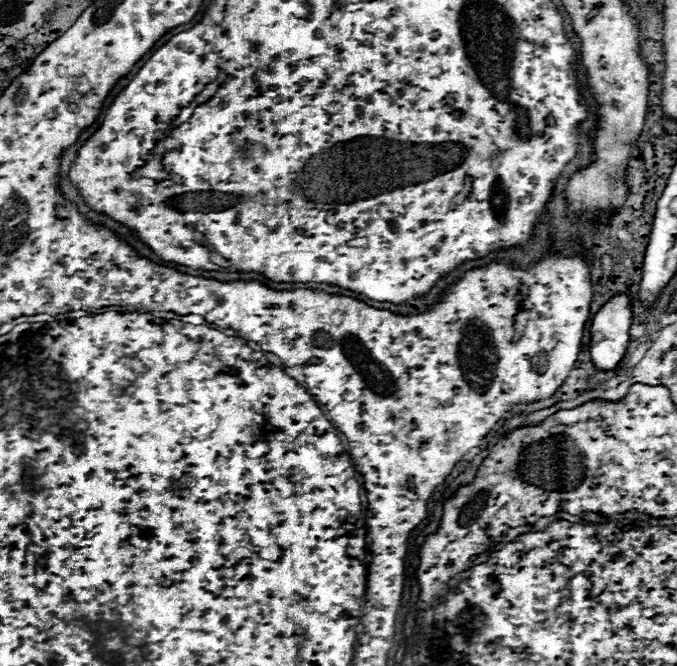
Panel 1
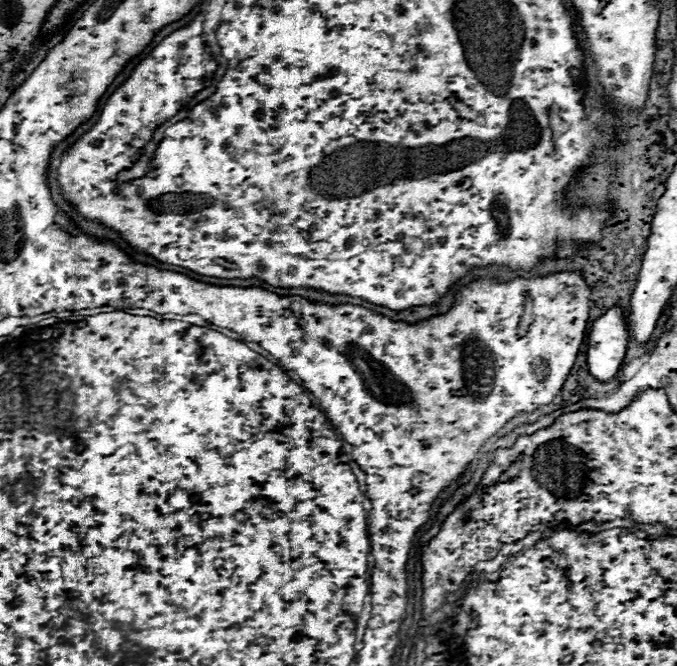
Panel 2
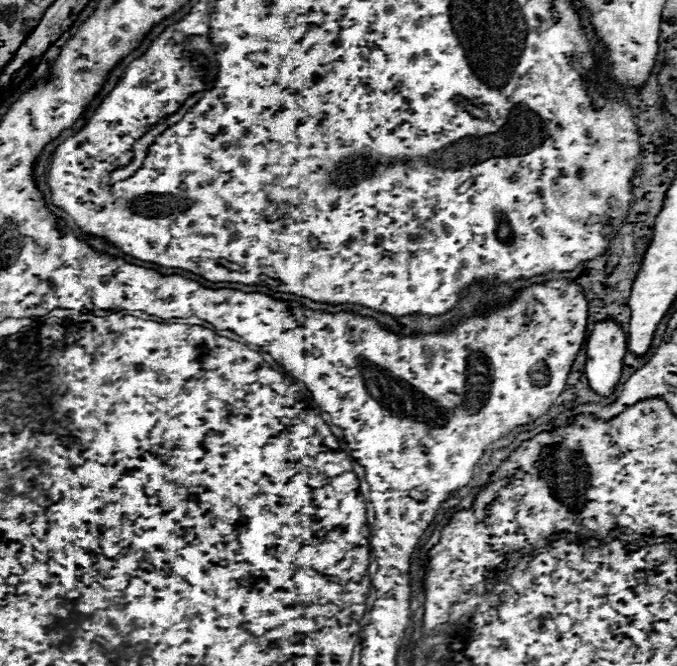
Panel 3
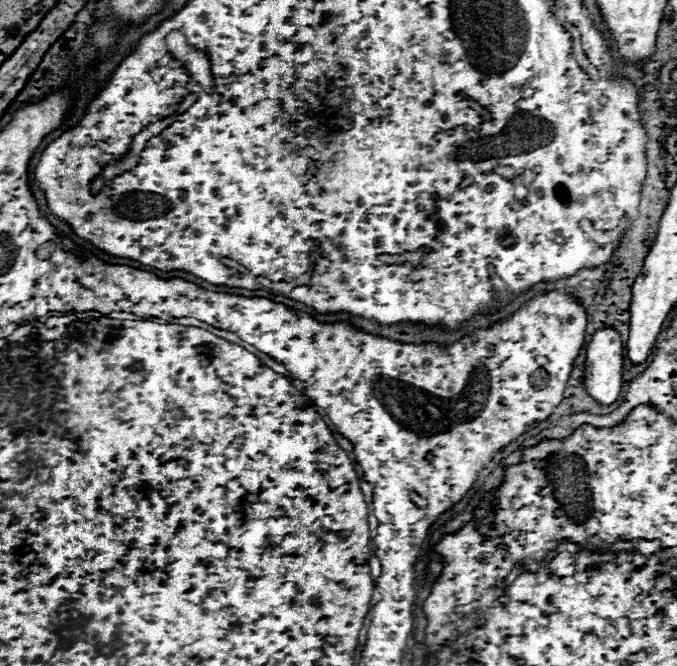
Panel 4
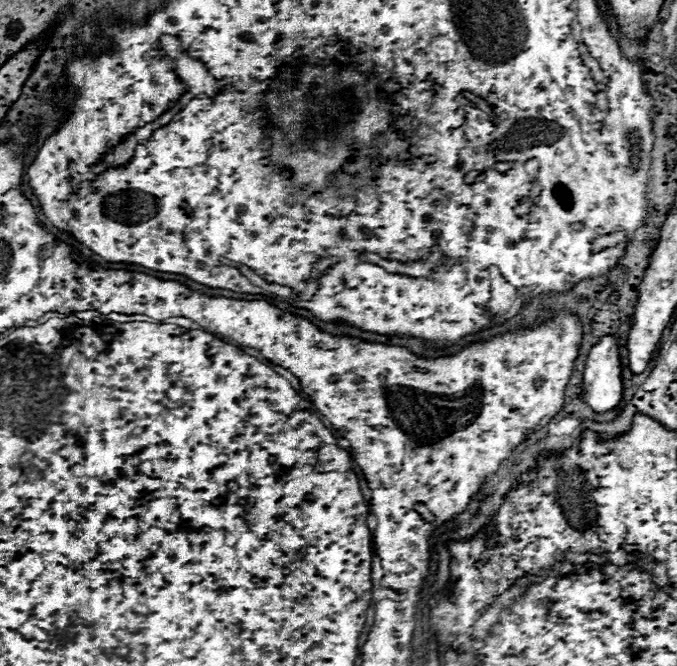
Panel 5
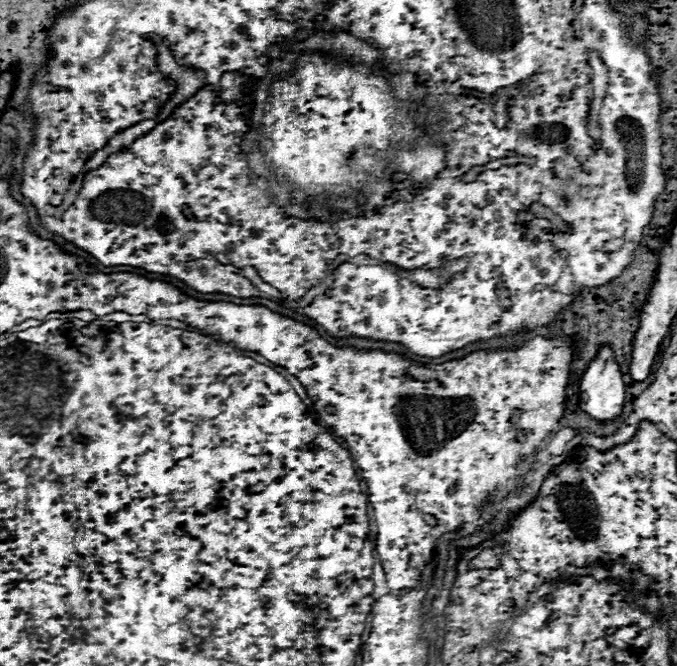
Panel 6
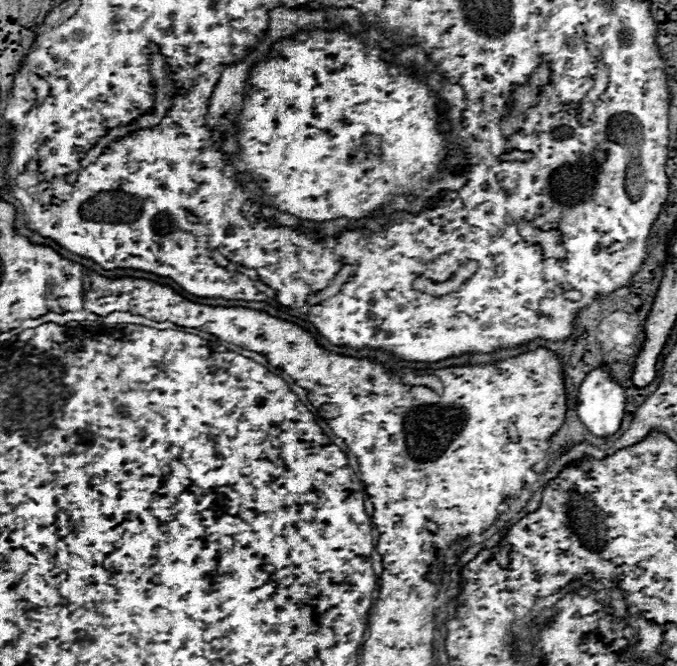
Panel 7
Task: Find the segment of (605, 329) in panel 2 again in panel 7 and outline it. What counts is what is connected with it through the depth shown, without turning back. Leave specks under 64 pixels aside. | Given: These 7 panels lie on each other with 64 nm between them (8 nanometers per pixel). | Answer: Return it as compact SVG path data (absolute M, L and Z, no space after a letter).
M596 368L584 378L580 392L578 392L578 418L592 436L606 438L606 436L616 434L620 430L620 424L624 418L624 408L626 408L624 388L618 386L616 382L612 382L604 370Z

